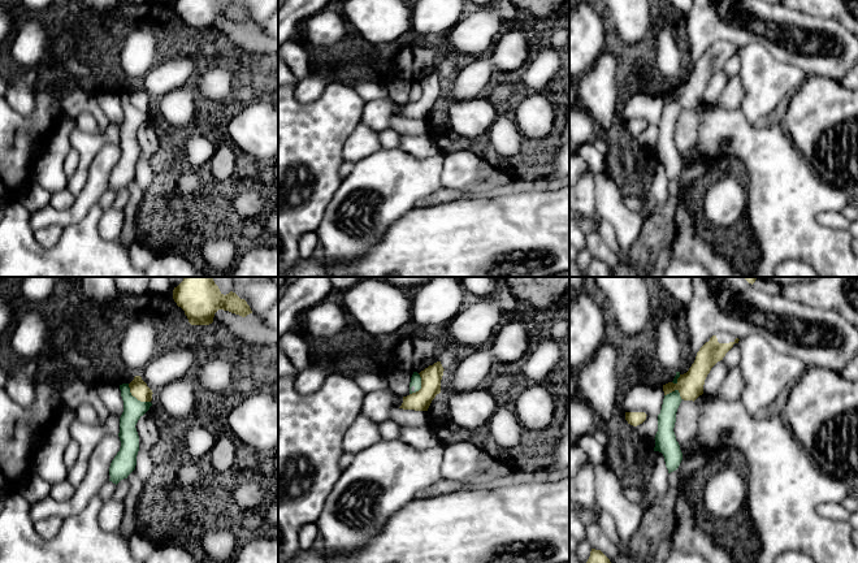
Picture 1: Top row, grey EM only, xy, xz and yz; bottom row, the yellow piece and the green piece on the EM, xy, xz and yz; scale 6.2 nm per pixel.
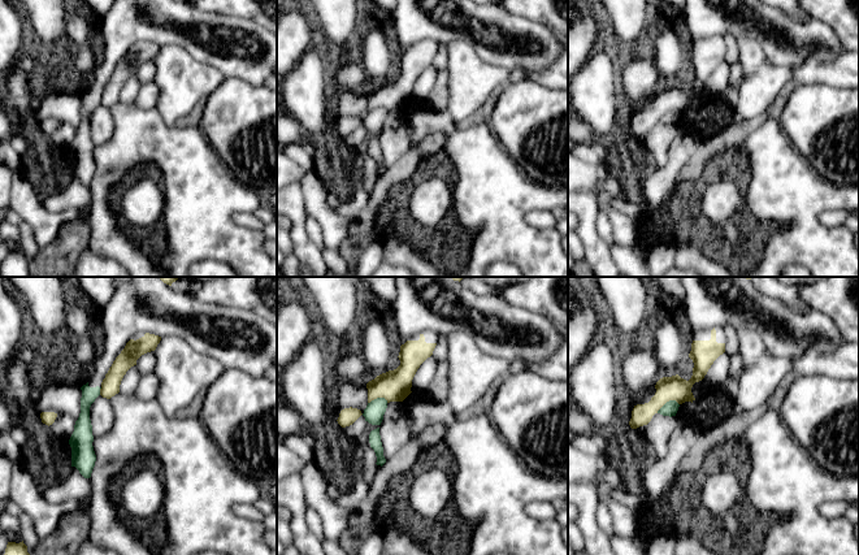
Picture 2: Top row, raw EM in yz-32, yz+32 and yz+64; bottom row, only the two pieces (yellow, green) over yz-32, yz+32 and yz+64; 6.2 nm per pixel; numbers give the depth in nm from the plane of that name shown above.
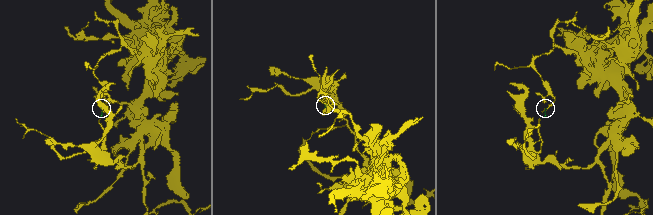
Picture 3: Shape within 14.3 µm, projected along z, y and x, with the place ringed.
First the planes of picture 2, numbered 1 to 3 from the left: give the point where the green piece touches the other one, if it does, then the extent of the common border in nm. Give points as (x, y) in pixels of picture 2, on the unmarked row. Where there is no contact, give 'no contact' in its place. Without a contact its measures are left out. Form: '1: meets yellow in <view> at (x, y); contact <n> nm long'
1: meets yellow in yz-32 at (100, 100); contact 50 nm long
2: meets yellow in yz+32 at (377, 105); contact 130 nm long
3: meets yellow in yz+64 at (667, 109); contact 160 nm long

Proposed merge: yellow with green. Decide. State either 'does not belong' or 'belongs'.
does not belong

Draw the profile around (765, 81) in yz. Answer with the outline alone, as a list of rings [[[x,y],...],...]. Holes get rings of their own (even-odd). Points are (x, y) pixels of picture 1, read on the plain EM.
[[[759,43],[738,49],[742,99],[740,109],[753,126],[762,125],[788,94],[802,86],[807,74],[793,65],[777,61]]]

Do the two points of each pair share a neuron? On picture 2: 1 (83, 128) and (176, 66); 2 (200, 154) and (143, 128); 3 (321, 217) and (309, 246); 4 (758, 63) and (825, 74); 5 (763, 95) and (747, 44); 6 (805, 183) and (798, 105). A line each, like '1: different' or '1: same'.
1: different
2: same
3: different
4: different
5: same
6: different

